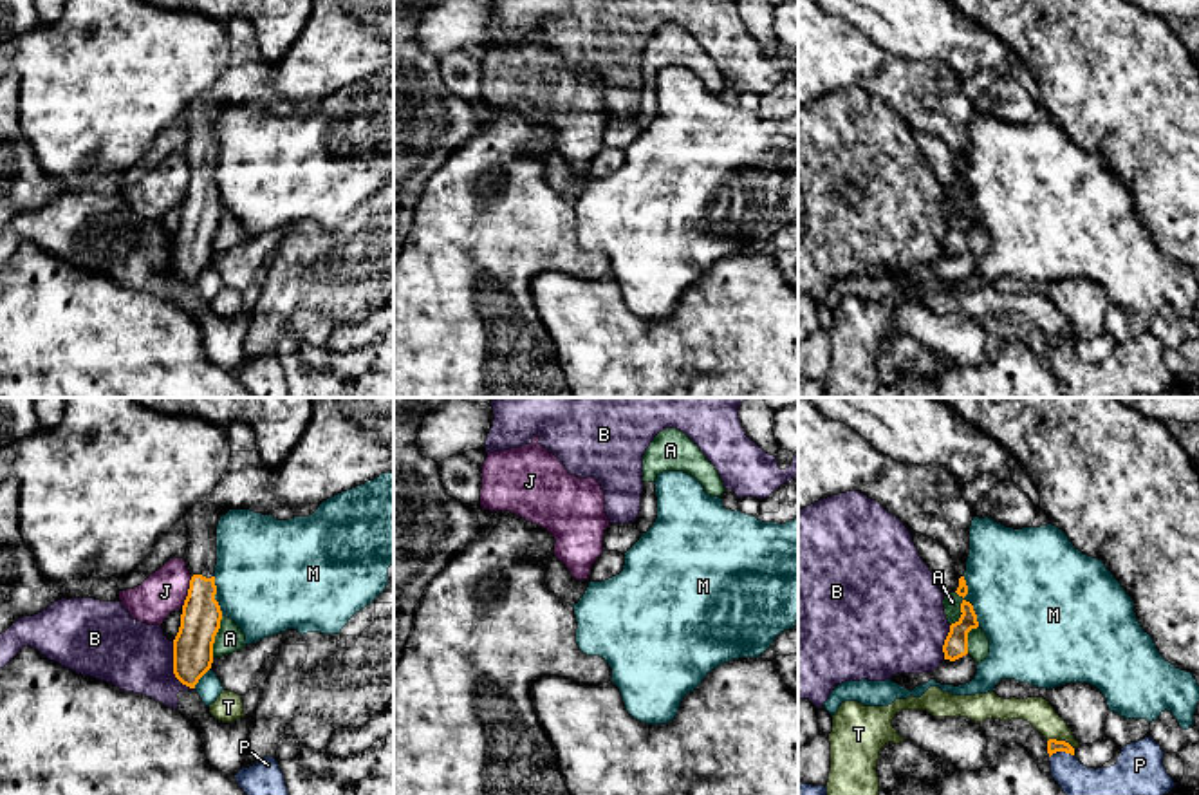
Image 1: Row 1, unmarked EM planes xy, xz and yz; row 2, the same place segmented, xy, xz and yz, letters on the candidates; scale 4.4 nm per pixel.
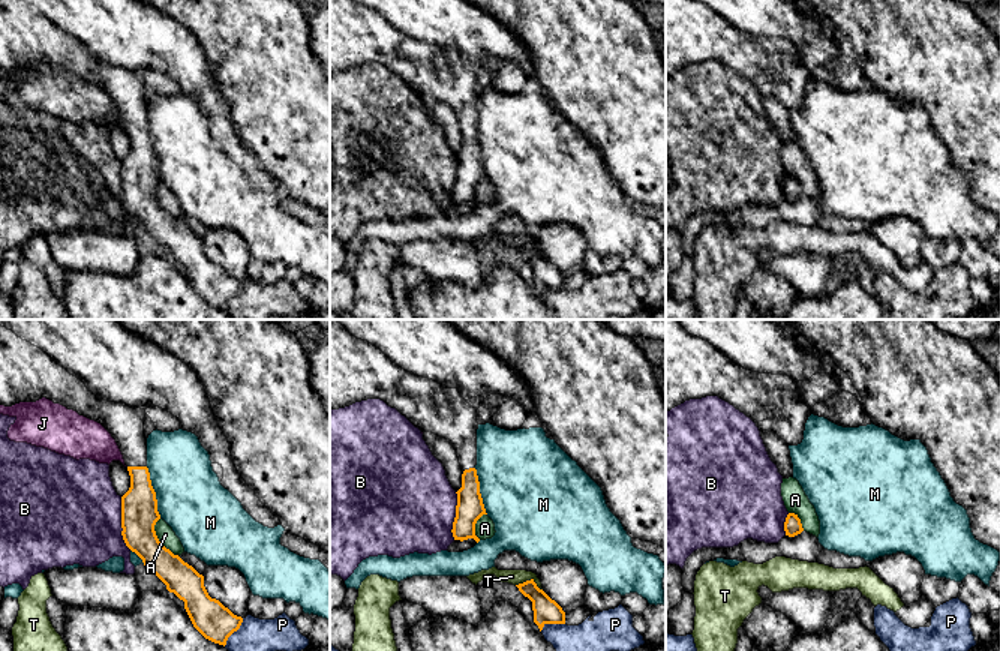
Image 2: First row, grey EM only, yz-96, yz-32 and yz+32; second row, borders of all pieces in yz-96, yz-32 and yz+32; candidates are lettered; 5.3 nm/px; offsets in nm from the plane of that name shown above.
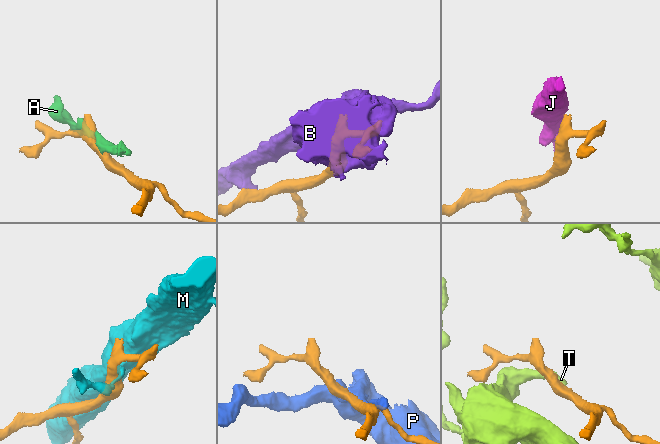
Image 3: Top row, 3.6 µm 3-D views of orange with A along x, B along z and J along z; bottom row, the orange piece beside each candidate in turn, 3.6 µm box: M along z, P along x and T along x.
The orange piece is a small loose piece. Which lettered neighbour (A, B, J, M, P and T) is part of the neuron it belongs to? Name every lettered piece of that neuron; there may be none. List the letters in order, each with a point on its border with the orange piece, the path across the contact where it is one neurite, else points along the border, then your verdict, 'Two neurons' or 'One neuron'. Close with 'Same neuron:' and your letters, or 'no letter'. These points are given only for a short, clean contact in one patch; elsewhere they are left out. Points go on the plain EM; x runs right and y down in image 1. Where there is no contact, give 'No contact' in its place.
A: Touches orange at xy (215, 230). Two neurons
B: Touches orange at xy (174, 262). Two neurons
J: Touches orange at xy (188, 187). Boundary: xy (192, 172), (188, 190), (181, 201). Two neurons
M: Touches orange at yz (965, 196). Two neurons
P: Touches orange at yz (1060, 346). Two neurons
T: Touches orange at yz (1060, 336). Boundary: yz (1048, 335), (1064, 335), (1073, 344). Two neurons
Same neuron: no letter

